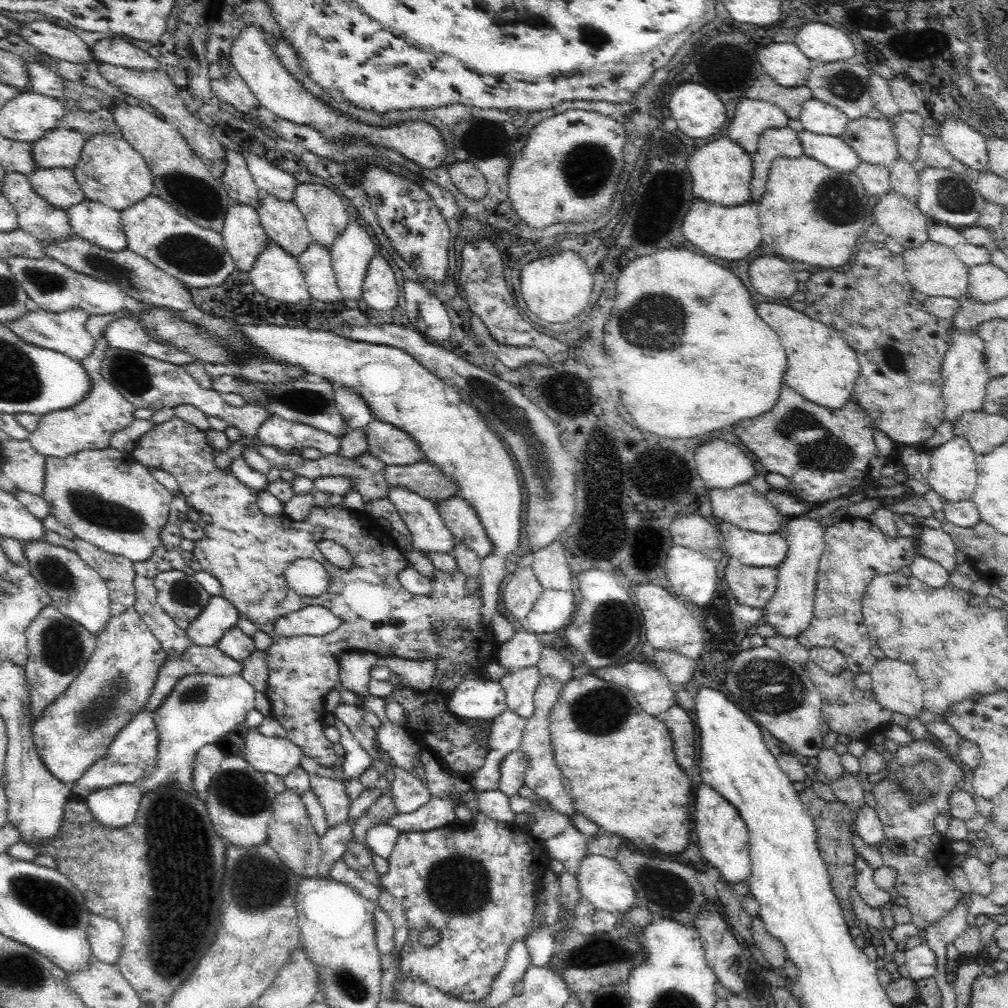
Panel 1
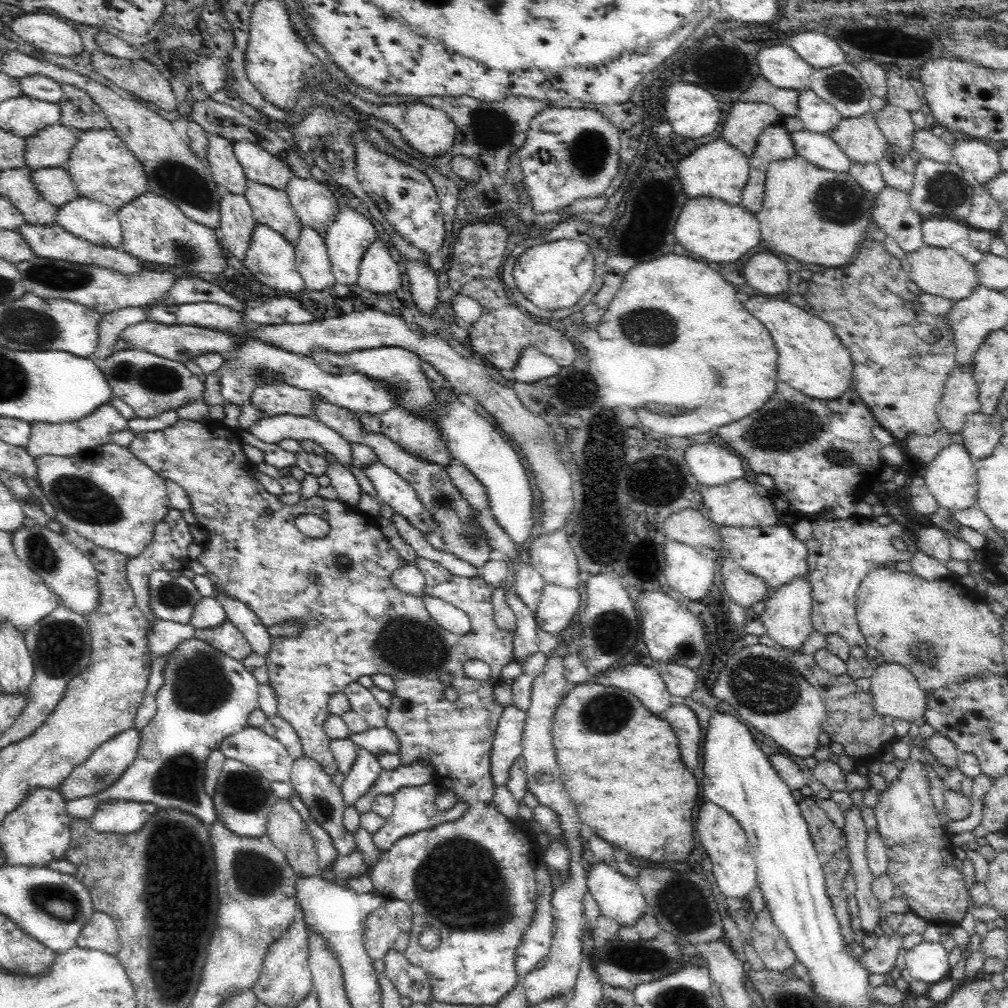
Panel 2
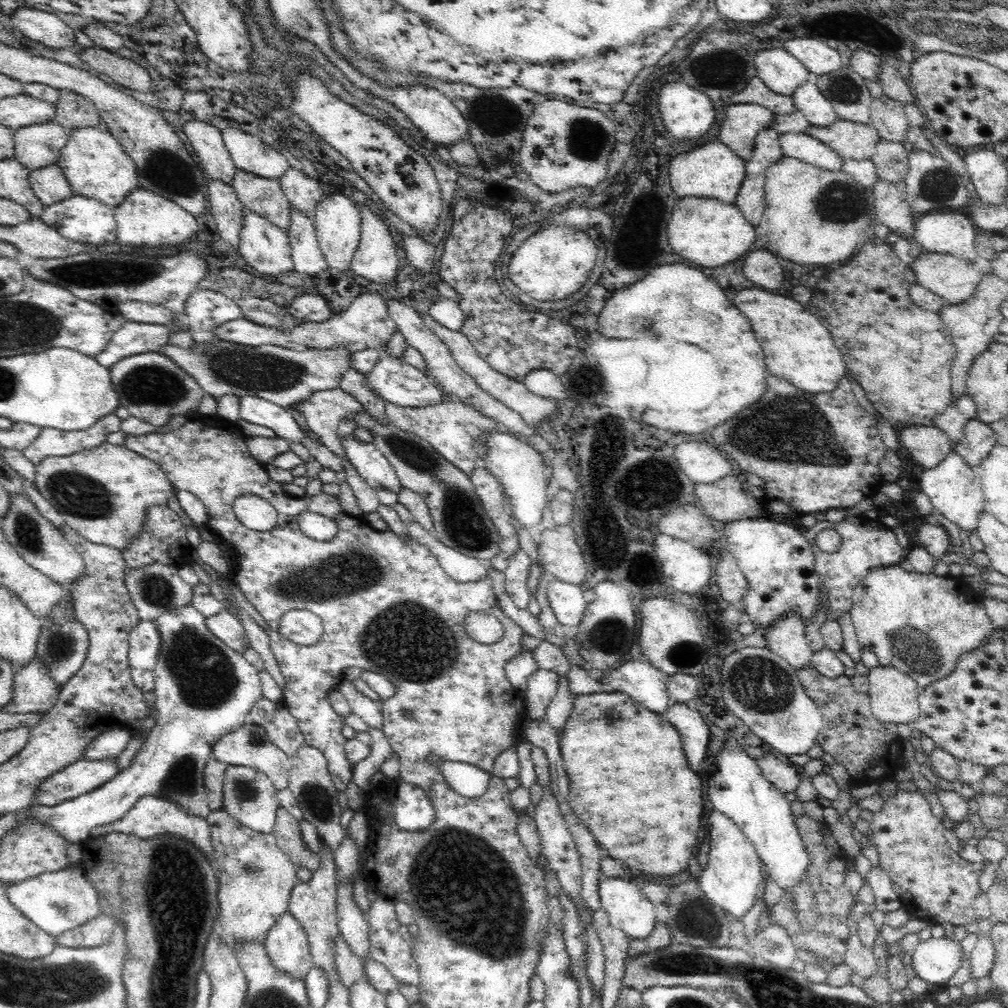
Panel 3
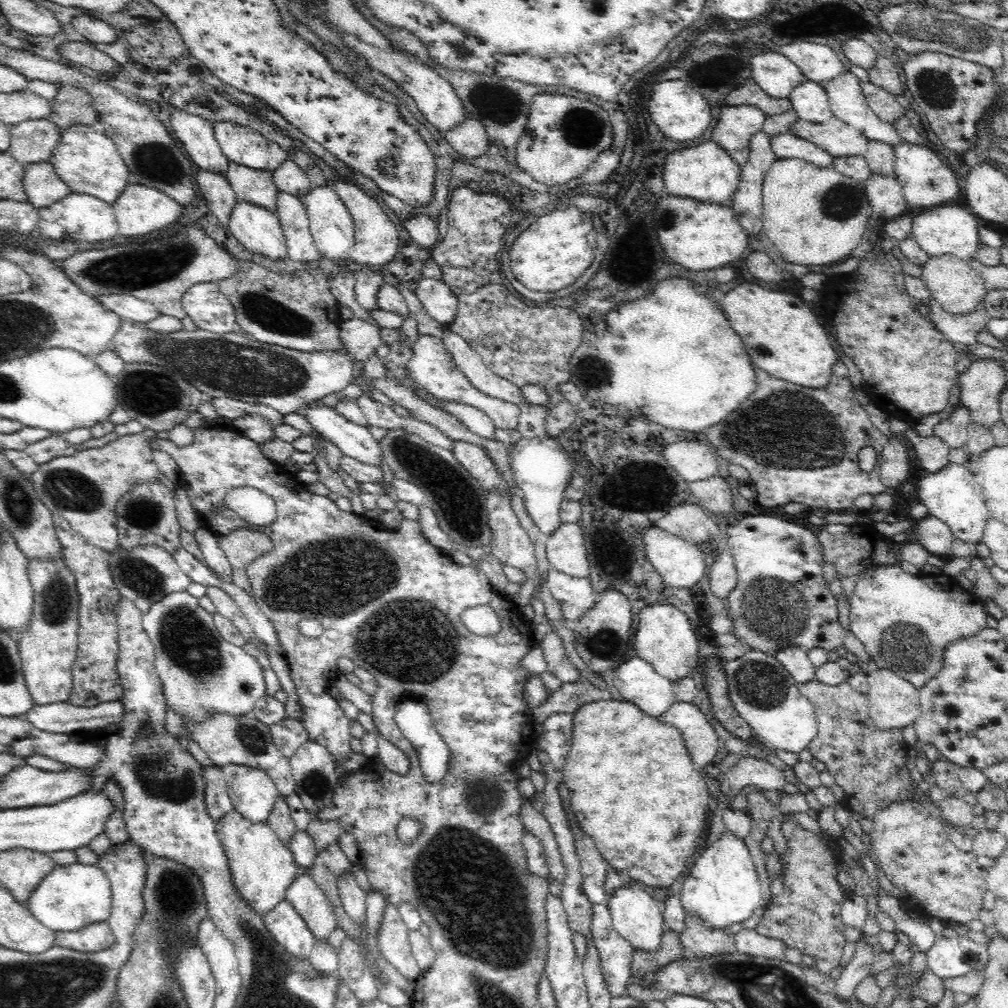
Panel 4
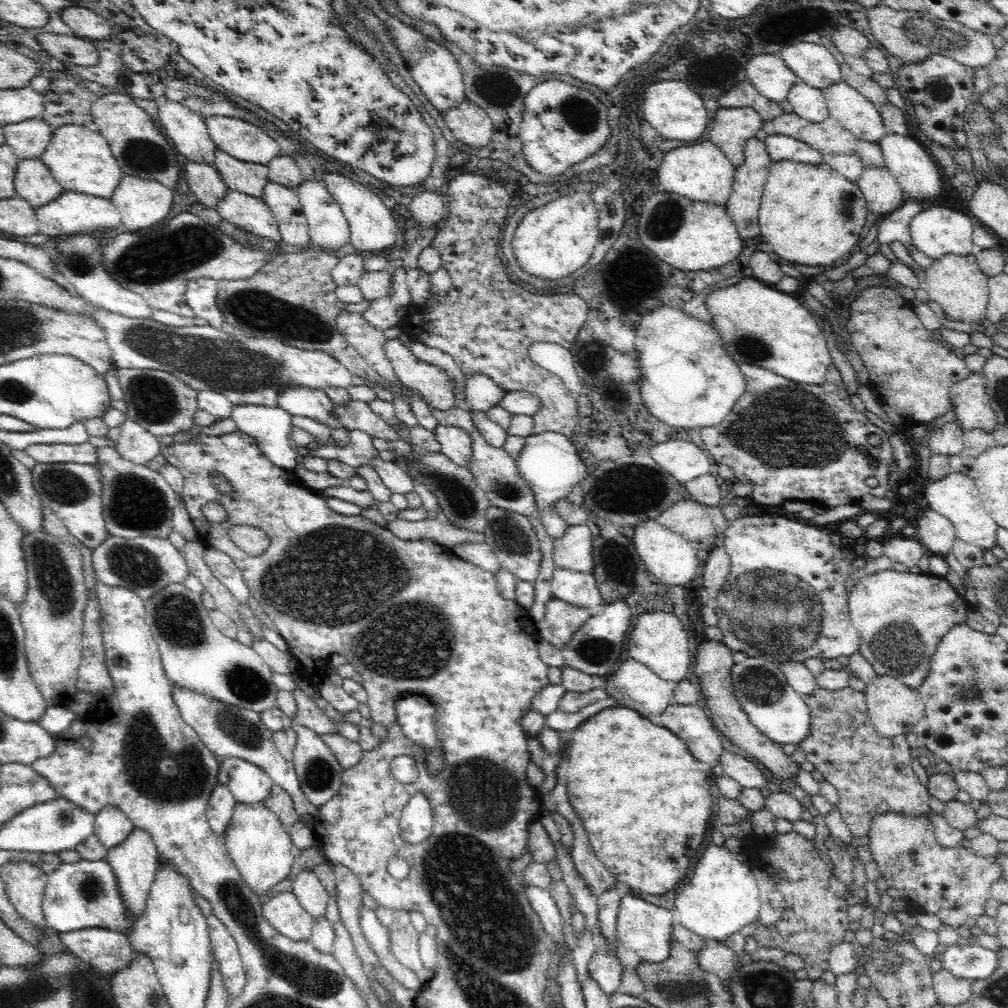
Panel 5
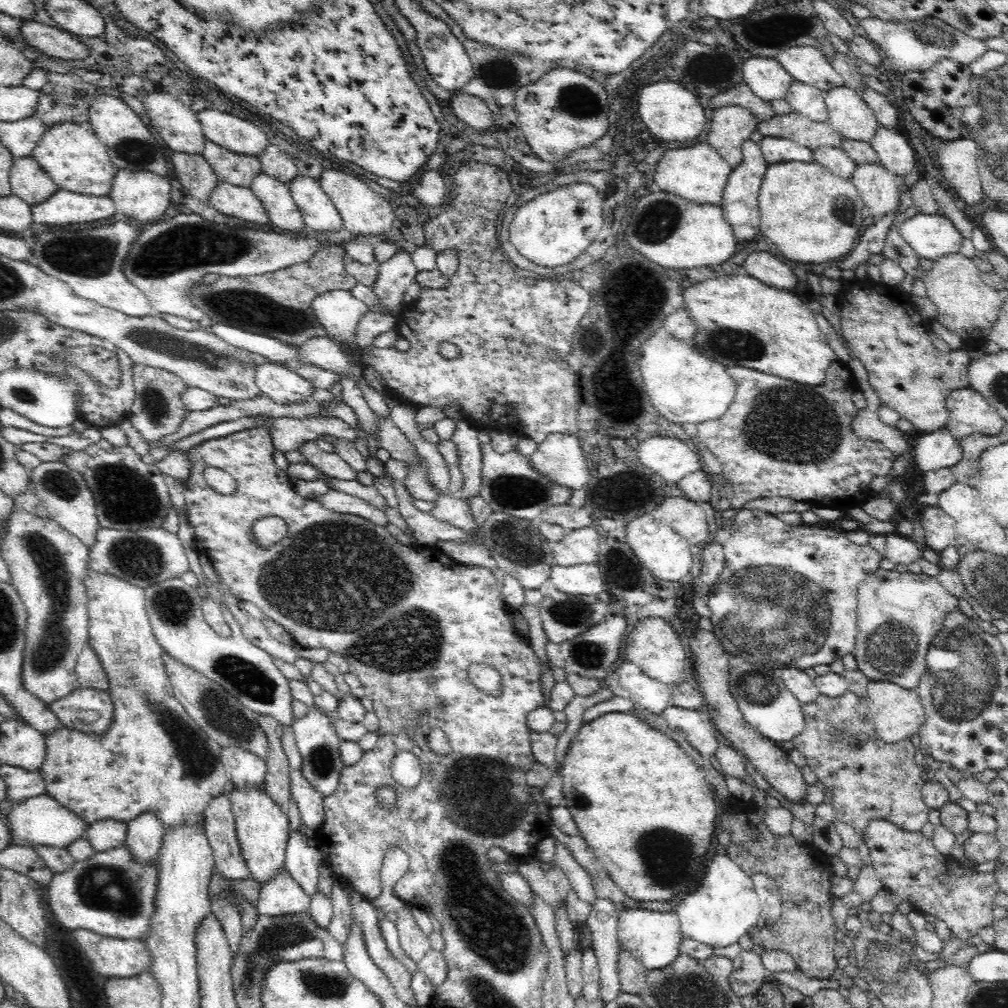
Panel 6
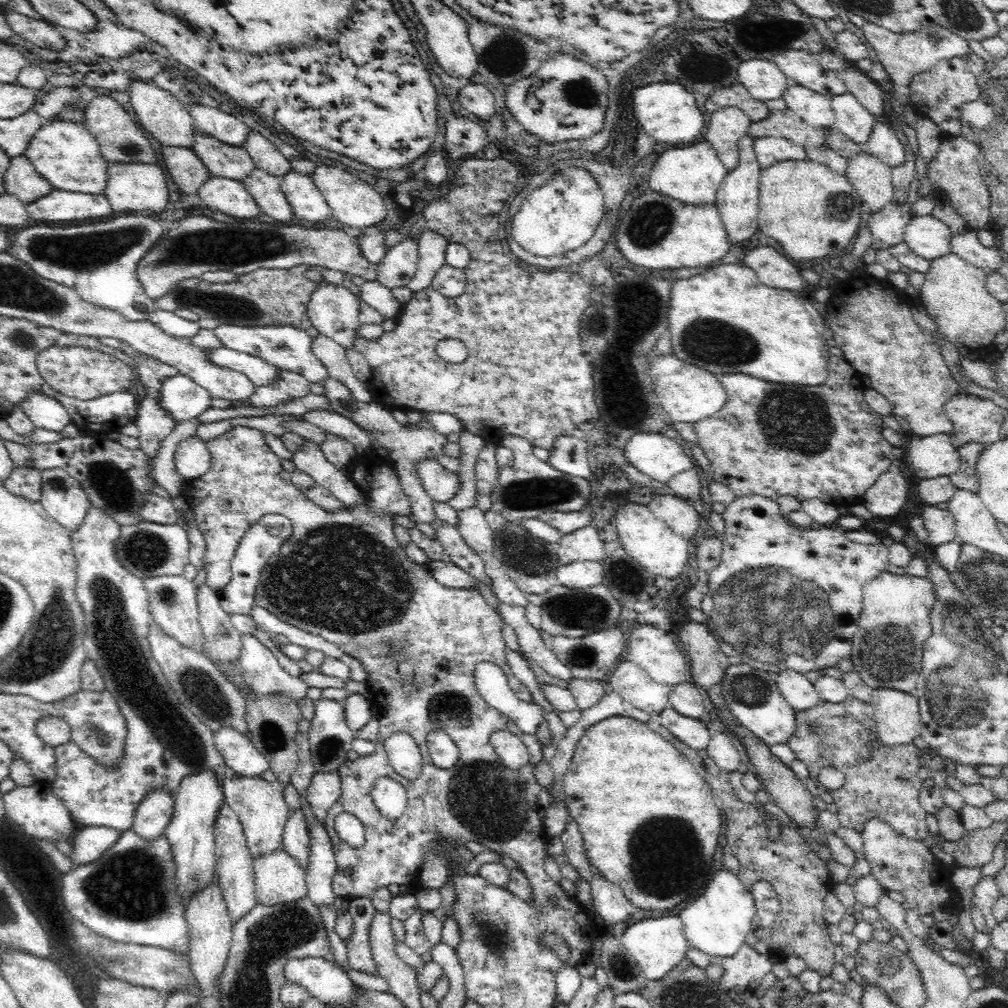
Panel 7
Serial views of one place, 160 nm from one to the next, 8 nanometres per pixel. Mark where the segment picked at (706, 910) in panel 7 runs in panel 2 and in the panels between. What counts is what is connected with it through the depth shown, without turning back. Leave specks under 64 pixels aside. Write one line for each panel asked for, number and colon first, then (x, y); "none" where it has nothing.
2: (724, 840)
3: (731, 878)
4: (723, 888)
5: (722, 896)
6: (725, 905)

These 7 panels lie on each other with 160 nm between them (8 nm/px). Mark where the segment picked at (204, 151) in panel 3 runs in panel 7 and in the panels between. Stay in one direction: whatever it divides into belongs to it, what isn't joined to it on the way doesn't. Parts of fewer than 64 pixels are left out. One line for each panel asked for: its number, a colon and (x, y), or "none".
4: (197, 134)
5: (187, 129)
6: (178, 125)
7: (159, 111)

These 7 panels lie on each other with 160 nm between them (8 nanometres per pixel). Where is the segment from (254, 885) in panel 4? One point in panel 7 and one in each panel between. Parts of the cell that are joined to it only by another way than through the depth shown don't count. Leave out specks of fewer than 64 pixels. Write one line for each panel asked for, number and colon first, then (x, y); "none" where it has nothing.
5: (262, 851)
6: (262, 830)
7: (260, 806)

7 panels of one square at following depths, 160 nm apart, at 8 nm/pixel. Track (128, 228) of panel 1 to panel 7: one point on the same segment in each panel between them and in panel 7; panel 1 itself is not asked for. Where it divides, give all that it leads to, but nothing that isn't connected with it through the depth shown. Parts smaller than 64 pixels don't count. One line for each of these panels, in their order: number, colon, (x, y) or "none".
2: (156, 232)
3: (145, 219)
4: (140, 209)
5: (141, 203)
6: (142, 195)
7: (138, 187)

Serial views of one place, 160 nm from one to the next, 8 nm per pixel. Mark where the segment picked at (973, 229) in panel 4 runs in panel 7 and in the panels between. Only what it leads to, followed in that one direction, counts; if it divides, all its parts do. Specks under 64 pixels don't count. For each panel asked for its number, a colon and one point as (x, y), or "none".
5: (937, 231)
6: (932, 236)
7: (927, 237)

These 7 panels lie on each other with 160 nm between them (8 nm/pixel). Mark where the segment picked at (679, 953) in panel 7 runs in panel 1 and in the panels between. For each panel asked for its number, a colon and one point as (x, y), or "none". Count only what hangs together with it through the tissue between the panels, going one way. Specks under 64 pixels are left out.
1: (601, 880)
2: (619, 898)
3: (628, 908)
4: (637, 916)
5: (643, 930)
6: (653, 937)

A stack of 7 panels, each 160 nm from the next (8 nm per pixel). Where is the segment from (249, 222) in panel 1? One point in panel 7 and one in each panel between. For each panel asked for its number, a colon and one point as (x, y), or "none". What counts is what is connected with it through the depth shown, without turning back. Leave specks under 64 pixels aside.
2: (237, 225)
3: (227, 210)
4: (221, 198)
5: (204, 180)
6: (194, 172)
7: (187, 170)

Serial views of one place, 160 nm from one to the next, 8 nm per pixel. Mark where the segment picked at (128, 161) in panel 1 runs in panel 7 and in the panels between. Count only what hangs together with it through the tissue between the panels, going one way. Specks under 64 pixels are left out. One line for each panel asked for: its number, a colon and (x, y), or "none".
2: (102, 167)
3: (96, 165)
4: (86, 159)
5: (79, 157)
6: (74, 157)
7: (65, 153)

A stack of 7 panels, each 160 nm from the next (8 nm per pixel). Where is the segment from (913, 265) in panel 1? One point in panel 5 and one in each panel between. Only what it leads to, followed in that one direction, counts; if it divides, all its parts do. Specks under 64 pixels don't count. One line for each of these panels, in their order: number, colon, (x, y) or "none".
2: (941, 272)
3: (954, 279)
4: (952, 282)
5: (960, 288)

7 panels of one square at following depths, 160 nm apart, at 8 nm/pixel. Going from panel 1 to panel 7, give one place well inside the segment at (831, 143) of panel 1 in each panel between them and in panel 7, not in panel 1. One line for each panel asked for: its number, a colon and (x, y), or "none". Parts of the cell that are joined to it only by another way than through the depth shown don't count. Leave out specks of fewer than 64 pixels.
2: (819, 149)
3: (802, 146)
4: (786, 145)
5: (781, 147)
6: (775, 150)
7: (769, 150)

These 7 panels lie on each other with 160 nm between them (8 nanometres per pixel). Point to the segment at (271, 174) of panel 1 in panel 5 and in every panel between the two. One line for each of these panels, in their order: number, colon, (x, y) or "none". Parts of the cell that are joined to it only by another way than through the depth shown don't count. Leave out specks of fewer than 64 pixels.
2: (259, 165)
3: (250, 154)
4: (242, 145)
5: (244, 141)

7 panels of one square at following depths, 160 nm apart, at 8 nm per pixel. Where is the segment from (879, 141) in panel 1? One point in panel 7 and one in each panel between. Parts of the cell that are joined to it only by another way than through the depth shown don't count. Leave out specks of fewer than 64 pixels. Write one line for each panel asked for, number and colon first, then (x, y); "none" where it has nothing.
2: (861, 138)
3: (850, 140)
4: (840, 139)
5: (828, 137)
6: (808, 133)
7: (785, 123)

